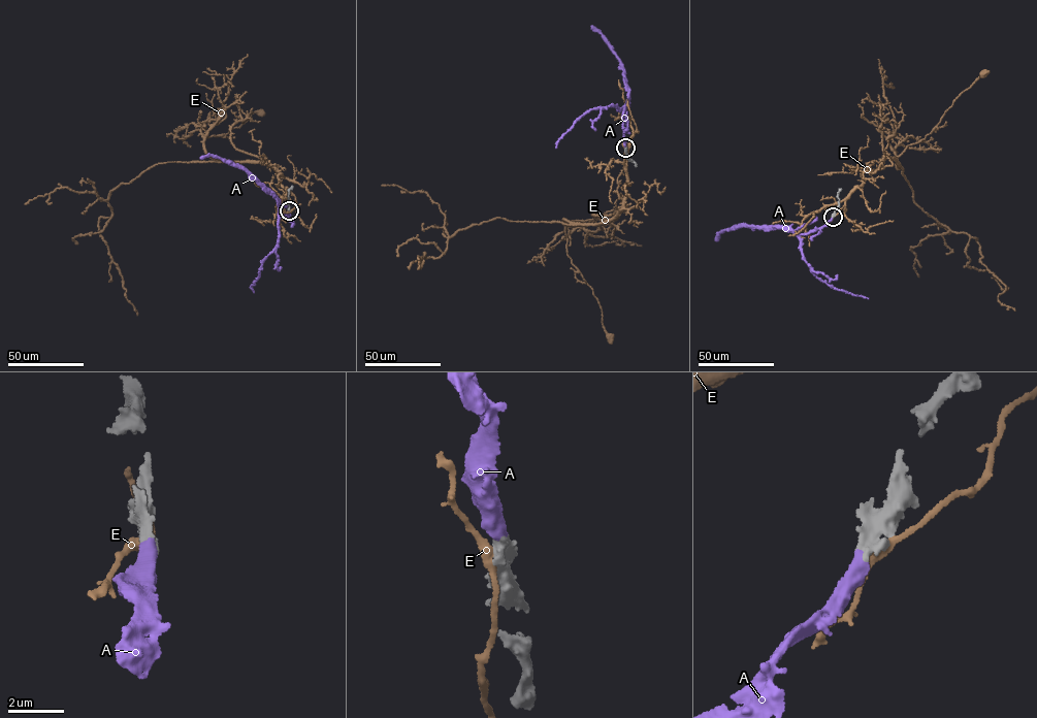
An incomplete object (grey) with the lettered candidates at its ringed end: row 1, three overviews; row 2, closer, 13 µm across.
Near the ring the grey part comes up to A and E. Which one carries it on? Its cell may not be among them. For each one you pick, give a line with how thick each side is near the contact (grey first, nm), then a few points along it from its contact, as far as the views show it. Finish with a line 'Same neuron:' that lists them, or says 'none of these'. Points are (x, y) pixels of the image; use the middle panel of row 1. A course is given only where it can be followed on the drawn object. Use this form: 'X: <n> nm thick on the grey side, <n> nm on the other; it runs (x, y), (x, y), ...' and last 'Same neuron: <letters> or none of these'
A: 550 nm thick on the grey side, 500 nm on the other; it runs (625, 148), (622, 116), (628, 93), (622, 65), (606, 38), (590, 26)
Same neuron: A

